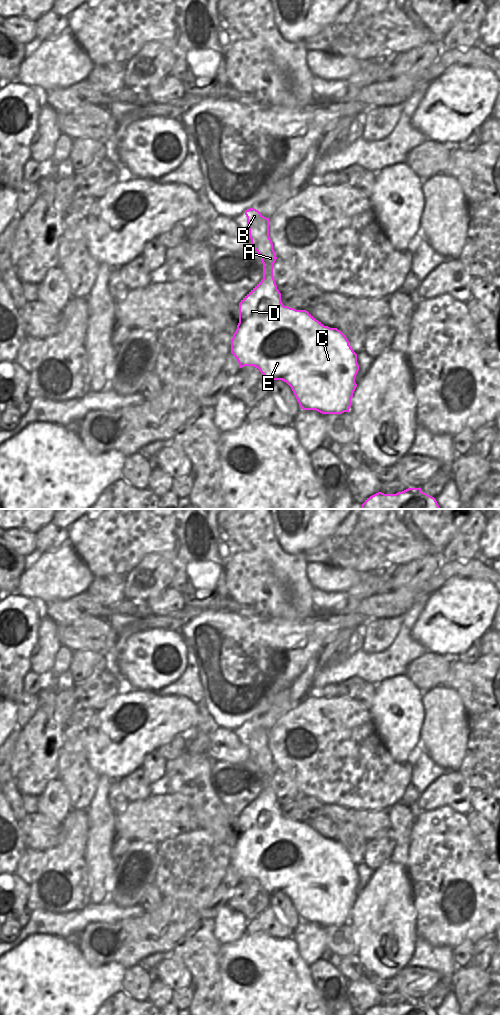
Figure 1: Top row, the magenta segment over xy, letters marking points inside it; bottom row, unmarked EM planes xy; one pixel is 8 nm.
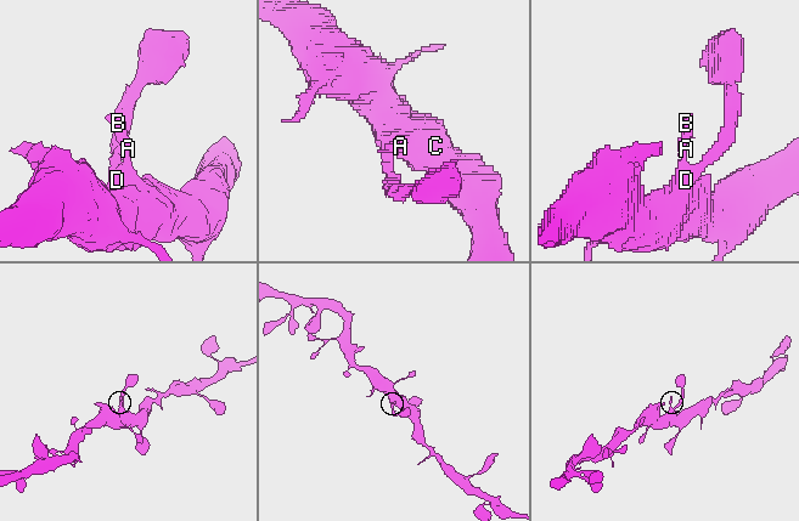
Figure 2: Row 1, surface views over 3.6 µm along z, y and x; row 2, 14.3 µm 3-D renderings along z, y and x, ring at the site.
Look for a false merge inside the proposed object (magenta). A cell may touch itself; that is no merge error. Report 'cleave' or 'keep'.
keep

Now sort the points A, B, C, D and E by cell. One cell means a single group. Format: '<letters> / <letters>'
A B C D E

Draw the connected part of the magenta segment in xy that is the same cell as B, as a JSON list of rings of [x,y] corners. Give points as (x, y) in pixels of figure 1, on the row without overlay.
[[[250,720],[245,723],[251,758],[257,763],[263,775],[263,791],[239,815],[239,835],[231,852],[231,865],[237,871],[239,880],[254,878],[268,894],[282,892],[292,901],[301,921],[316,922],[322,926],[349,924],[351,911],[357,899],[355,889],[359,883],[357,866],[349,857],[345,847],[337,840],[324,838],[306,822],[284,818],[281,805],[273,789],[273,777],[277,771],[269,749],[269,730]]]

